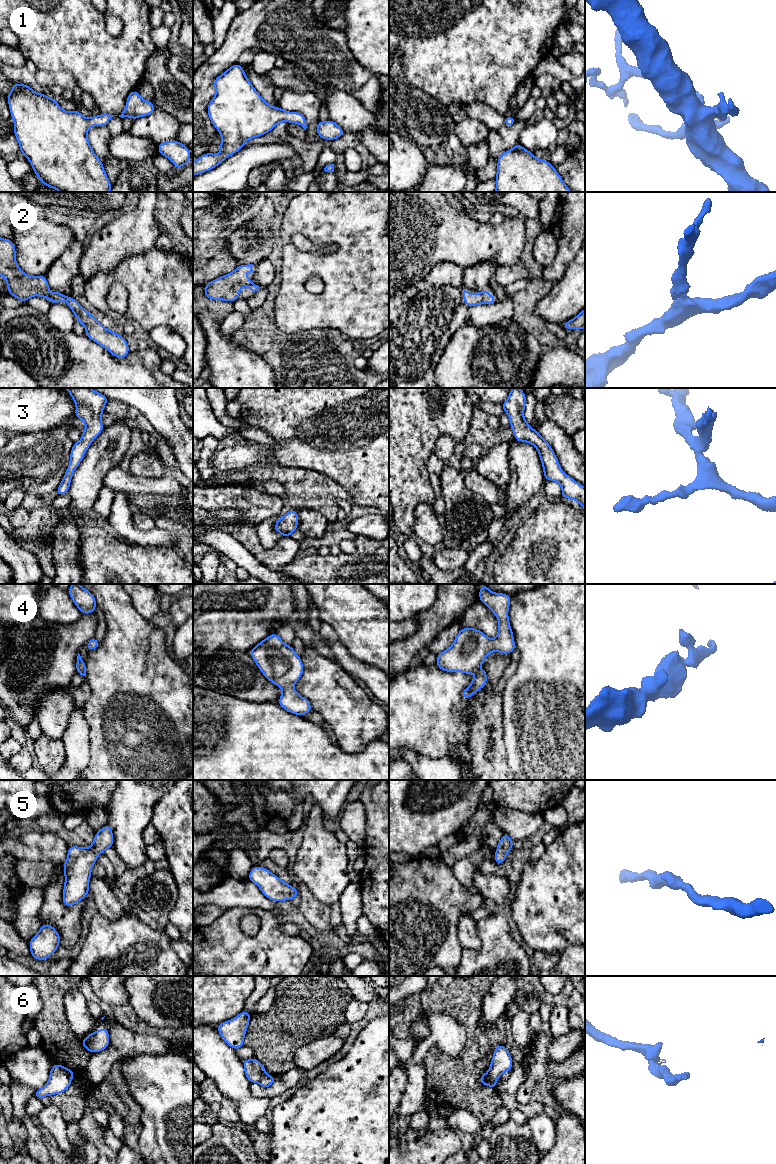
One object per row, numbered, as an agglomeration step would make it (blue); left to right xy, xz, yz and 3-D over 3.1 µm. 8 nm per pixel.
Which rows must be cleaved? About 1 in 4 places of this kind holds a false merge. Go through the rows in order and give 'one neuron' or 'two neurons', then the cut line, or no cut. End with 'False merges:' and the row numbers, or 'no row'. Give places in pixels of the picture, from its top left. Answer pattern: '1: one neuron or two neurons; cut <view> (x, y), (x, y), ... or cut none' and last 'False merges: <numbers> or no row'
1: one neuron; cut none
2: one neuron; cut none
3: two neurons; cut xz (287, 513), (287, 518), (290, 521), (297, 522)
4: one neuron; cut none
5: one neuron; cut none
6: two neurons; cut yz (486, 1073), (495, 1081)
False merges: 3, 6

